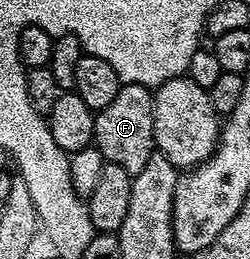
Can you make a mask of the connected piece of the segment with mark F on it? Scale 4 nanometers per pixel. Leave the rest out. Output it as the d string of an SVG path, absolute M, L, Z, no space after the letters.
M123 84L122 90L108 103L108 107L97 110L94 115L93 148L102 153L102 158L111 165L124 167L132 175L143 171L148 165L148 159L156 152L154 144L154 94L145 85Z

